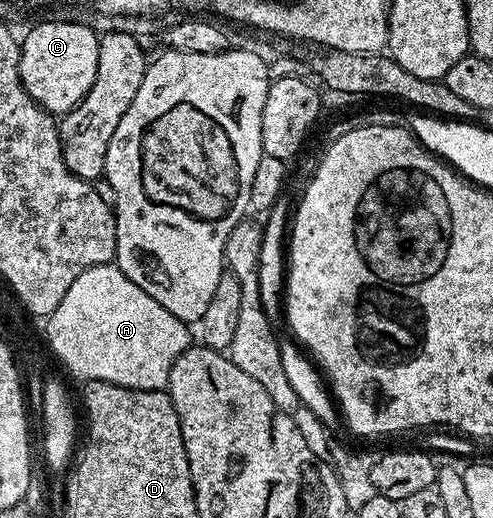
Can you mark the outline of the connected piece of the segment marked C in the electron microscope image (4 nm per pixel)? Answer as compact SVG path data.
M41 22L21 40L20 77L24 89L41 107L51 113L65 113L84 98L94 83L99 36L79 23Z

